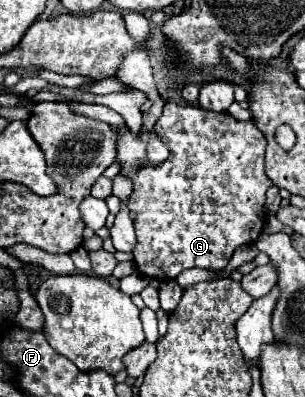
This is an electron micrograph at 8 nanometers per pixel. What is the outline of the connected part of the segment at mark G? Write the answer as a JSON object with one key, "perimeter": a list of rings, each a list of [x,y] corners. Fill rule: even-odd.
{"perimeter":[[[167,103],[165,109],[163,109],[163,115],[161,119],[157,121],[155,125],[155,133],[161,137],[163,143],[167,143],[171,155],[169,159],[159,165],[159,167],[143,167],[139,169],[139,165],[145,161],[147,157],[147,139],[149,139],[149,133],[145,129],[141,129],[141,135],[135,137],[129,129],[117,129],[113,127],[113,131],[117,133],[117,161],[123,165],[121,167],[121,173],[125,173],[129,179],[133,179],[135,183],[135,191],[133,191],[133,197],[129,199],[129,209],[137,215],[135,219],[135,235],[137,235],[137,243],[133,247],[133,255],[135,255],[135,265],[137,269],[145,275],[145,277],[153,277],[153,279],[175,279],[181,271],[185,269],[193,269],[193,267],[199,267],[199,269],[211,269],[211,271],[221,271],[227,267],[227,263],[231,261],[233,253],[237,247],[241,245],[249,245],[249,243],[255,243],[263,231],[263,225],[265,225],[265,193],[267,189],[273,185],[271,179],[265,175],[265,137],[261,135],[261,131],[253,125],[253,121],[237,121],[235,117],[231,117],[229,113],[213,113],[213,111],[205,111],[201,107],[181,107],[177,103]]]}

